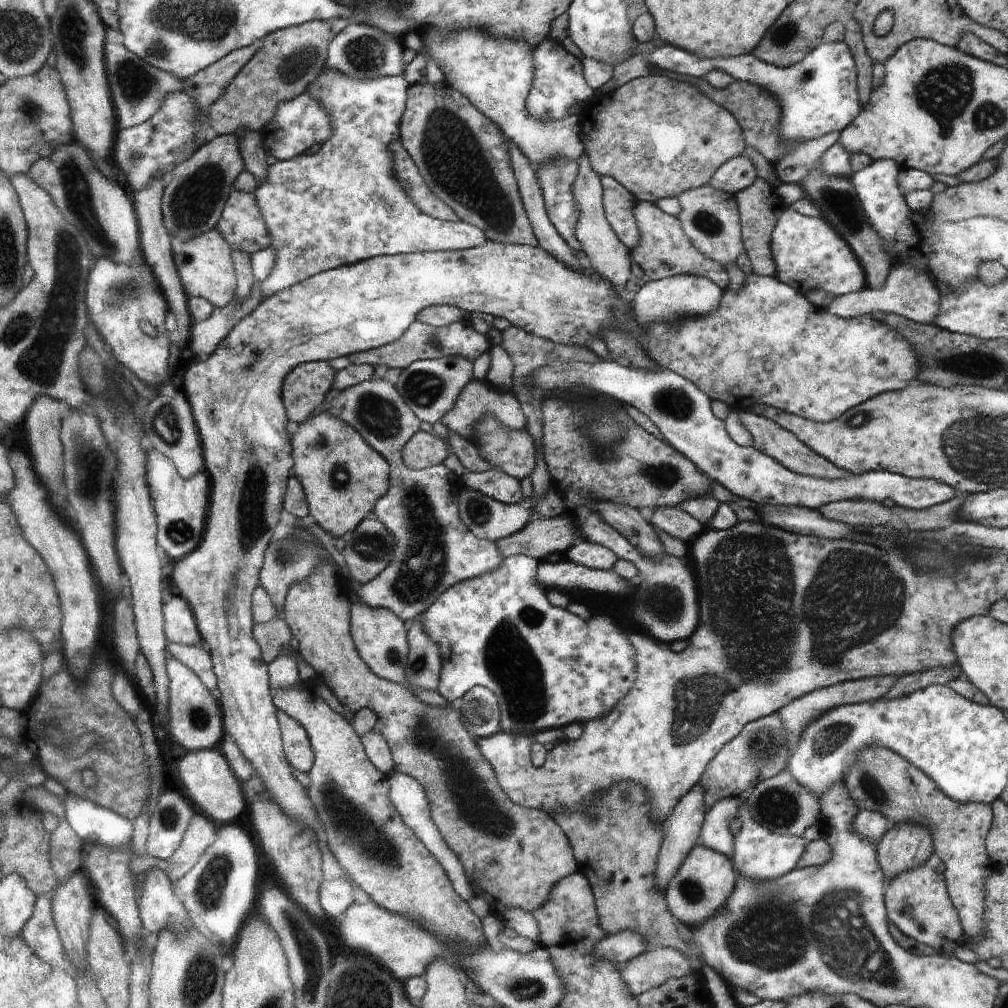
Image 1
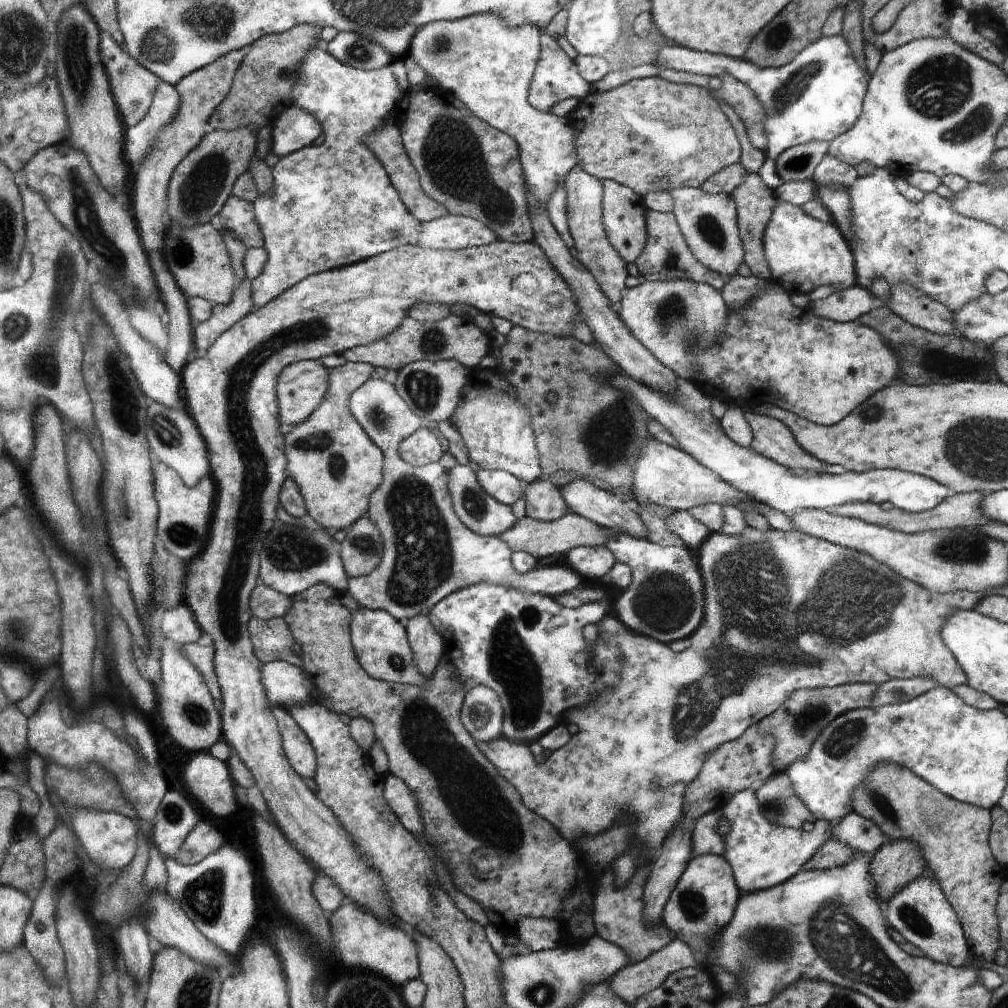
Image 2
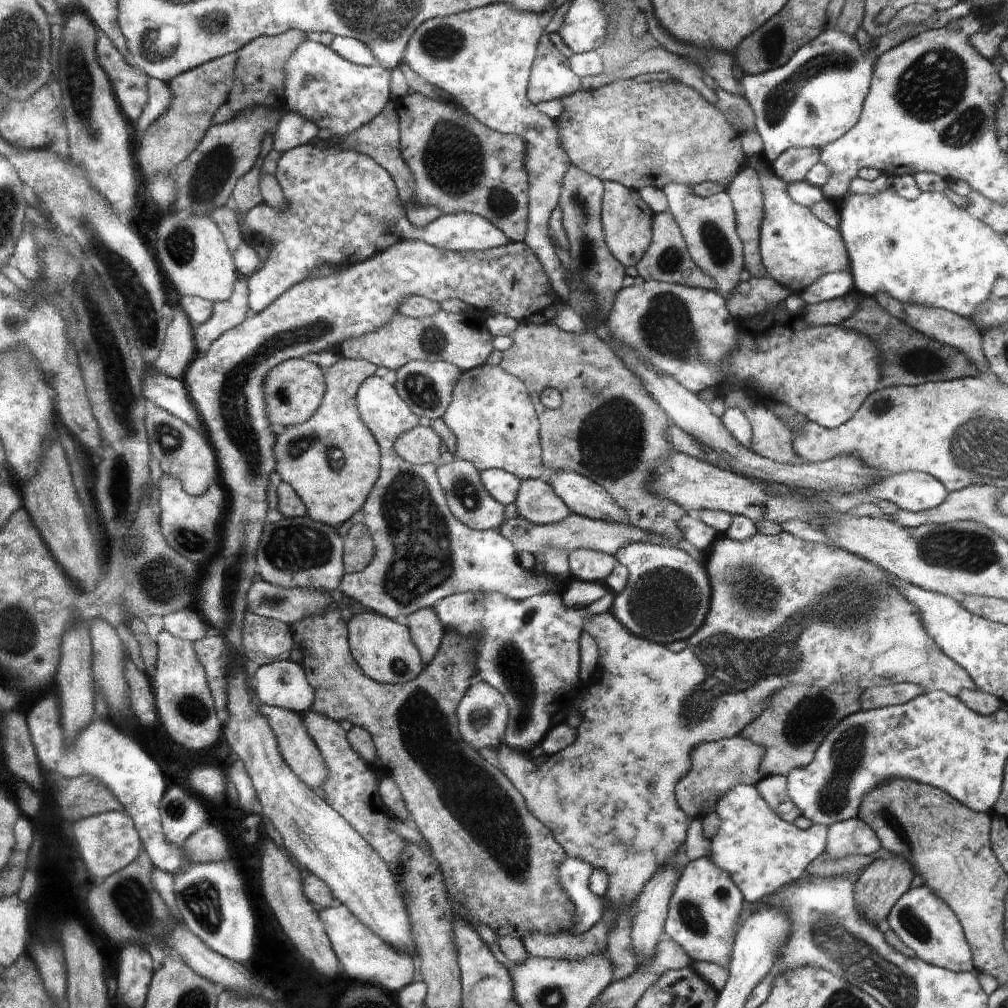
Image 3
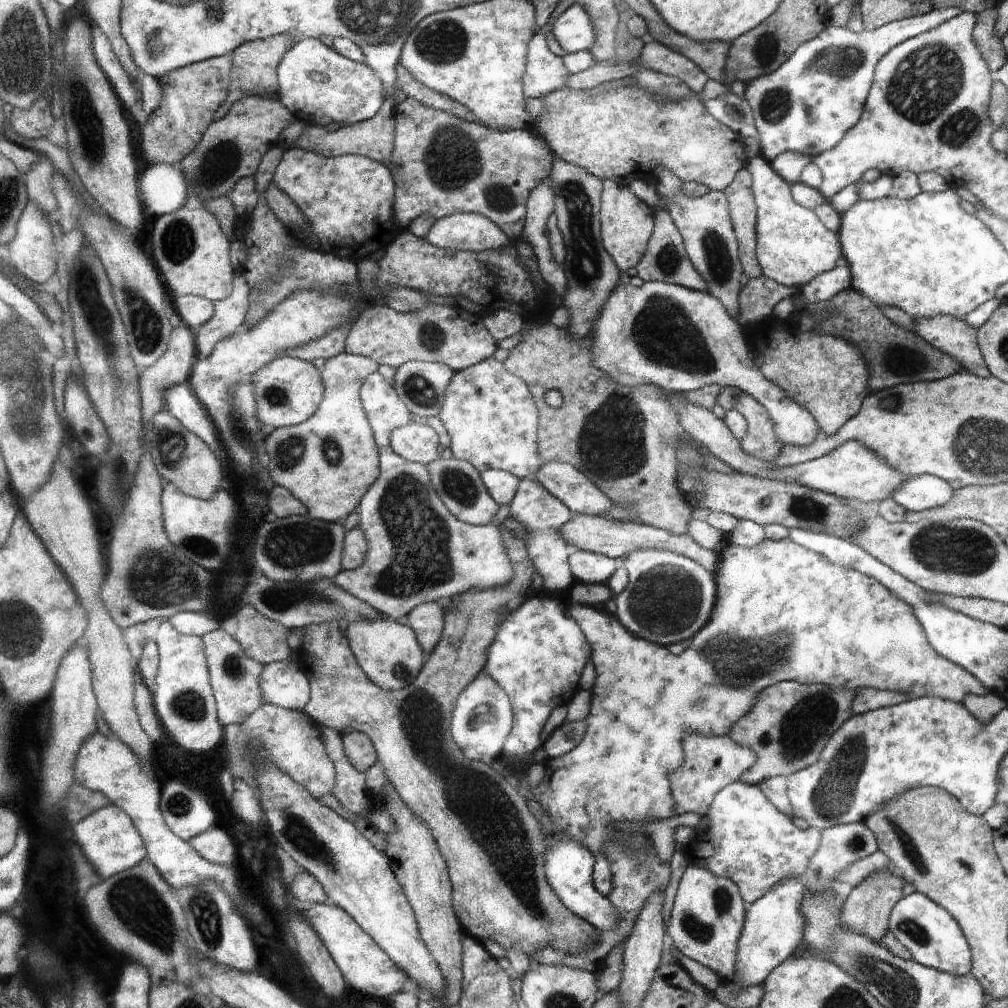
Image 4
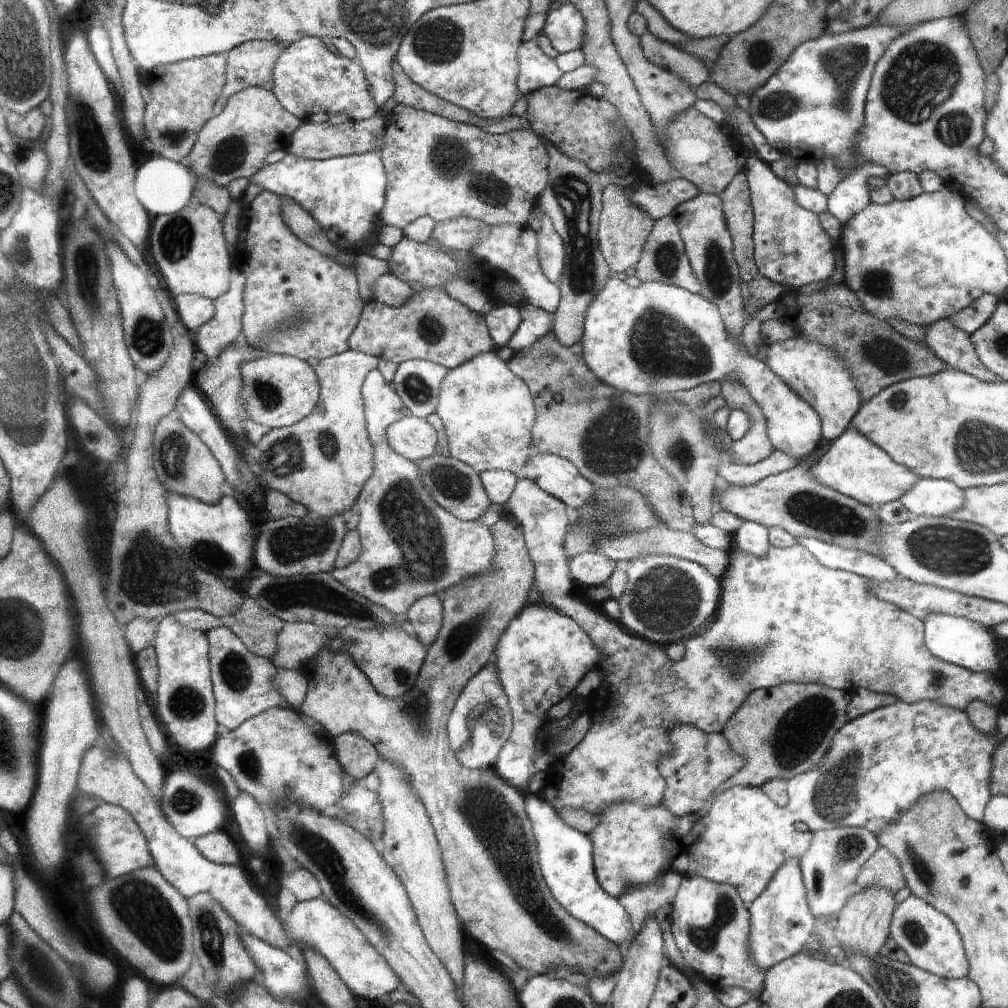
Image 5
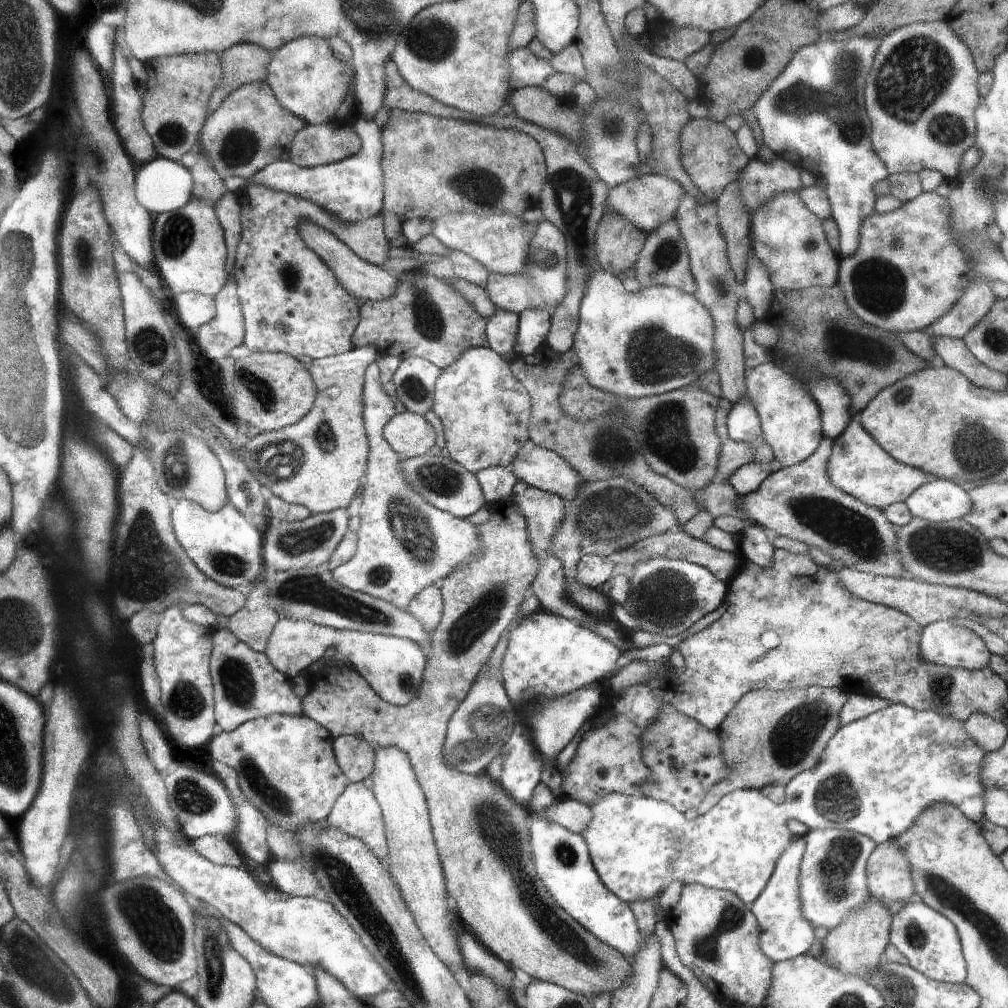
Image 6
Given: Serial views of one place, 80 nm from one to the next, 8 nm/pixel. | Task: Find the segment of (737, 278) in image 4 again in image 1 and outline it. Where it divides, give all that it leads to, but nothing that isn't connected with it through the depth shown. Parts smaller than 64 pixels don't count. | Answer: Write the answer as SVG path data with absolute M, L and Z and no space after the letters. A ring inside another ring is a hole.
M704 185L678 194L677 198L680 202L680 214L677 218L684 222L688 238L692 238L696 246L700 246L700 254L710 258L712 262L718 262L724 268L736 264L744 248L735 194L714 191L714 188Z

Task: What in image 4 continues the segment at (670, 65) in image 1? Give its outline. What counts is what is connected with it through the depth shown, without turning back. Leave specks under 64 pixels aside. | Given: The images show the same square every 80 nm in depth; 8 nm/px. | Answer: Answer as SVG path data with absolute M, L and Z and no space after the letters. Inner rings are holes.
M958 6L932 10L923 15L896 20L876 30L860 33L852 32L848 27L828 26L828 29L822 30L818 37L804 42L779 69L762 78L756 78L747 85L745 100L752 110L754 124L760 136L760 154L768 162L784 152L800 152L804 156L816 158L818 154L838 146L863 116L864 106L874 84L875 67L888 52L891 52L896 44L902 44L904 40L909 40L930 28L936 28L962 12L962 8Z

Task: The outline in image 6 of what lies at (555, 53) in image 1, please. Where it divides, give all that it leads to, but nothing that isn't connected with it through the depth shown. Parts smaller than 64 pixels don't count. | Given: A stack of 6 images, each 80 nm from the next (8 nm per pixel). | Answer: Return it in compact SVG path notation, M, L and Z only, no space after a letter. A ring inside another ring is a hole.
M527 47L516 48L508 56L511 88L538 87L548 76L555 74L554 68L546 60L538 60Z

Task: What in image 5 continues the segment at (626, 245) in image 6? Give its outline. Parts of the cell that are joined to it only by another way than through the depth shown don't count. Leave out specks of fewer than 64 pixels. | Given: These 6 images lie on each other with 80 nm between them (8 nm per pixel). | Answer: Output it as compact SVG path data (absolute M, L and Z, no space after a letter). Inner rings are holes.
M606 182L604 186L604 192L602 192L603 208L599 218L597 238L600 252L606 260L610 272L616 276L616 274L626 272L638 263L654 222L650 220L650 216L646 216L646 212L634 208L628 202L628 198L624 196L624 187Z

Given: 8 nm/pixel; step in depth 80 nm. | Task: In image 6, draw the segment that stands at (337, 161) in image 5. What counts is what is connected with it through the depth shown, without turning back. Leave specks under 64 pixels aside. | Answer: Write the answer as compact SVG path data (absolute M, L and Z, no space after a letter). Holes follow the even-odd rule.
M304 36L271 52L266 82L287 111L307 124L320 125L328 122L342 104L352 82L352 68L336 60L322 38ZM357 112L347 115L343 123L350 128L355 128L361 141L360 150L352 157L314 168L302 168L302 166L296 166L294 162L280 159L251 177L250 182L258 182L272 190L282 190L282 192L290 192L300 198L306 198L318 204L320 208L324 208L330 216L338 218L339 222L352 224L352 222L382 215L384 208L382 130L374 120L364 121Z

